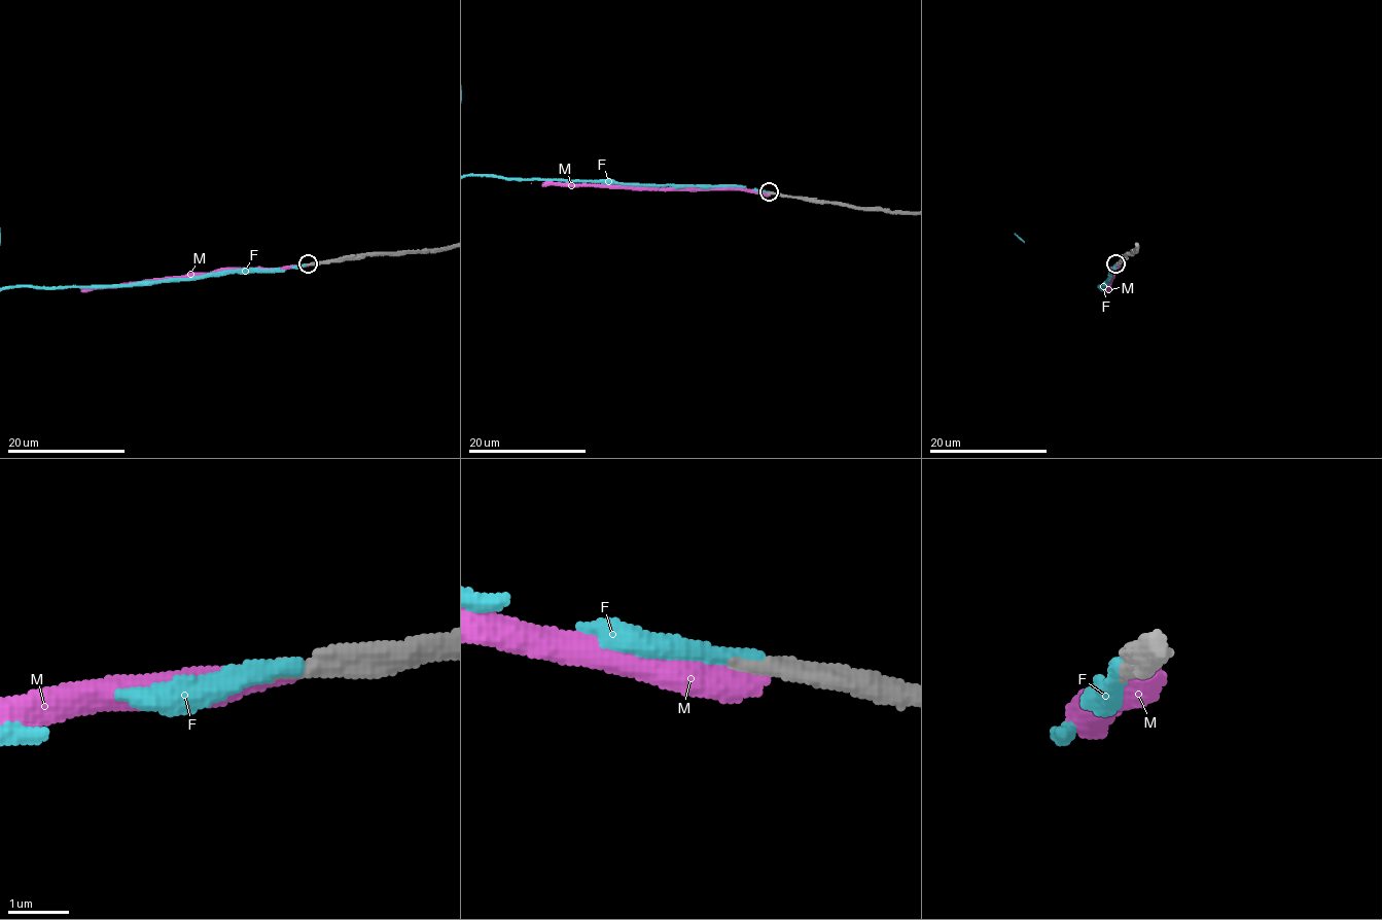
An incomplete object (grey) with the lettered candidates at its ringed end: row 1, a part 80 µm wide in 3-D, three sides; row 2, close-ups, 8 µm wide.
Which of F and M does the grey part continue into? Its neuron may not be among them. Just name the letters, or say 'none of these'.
F

